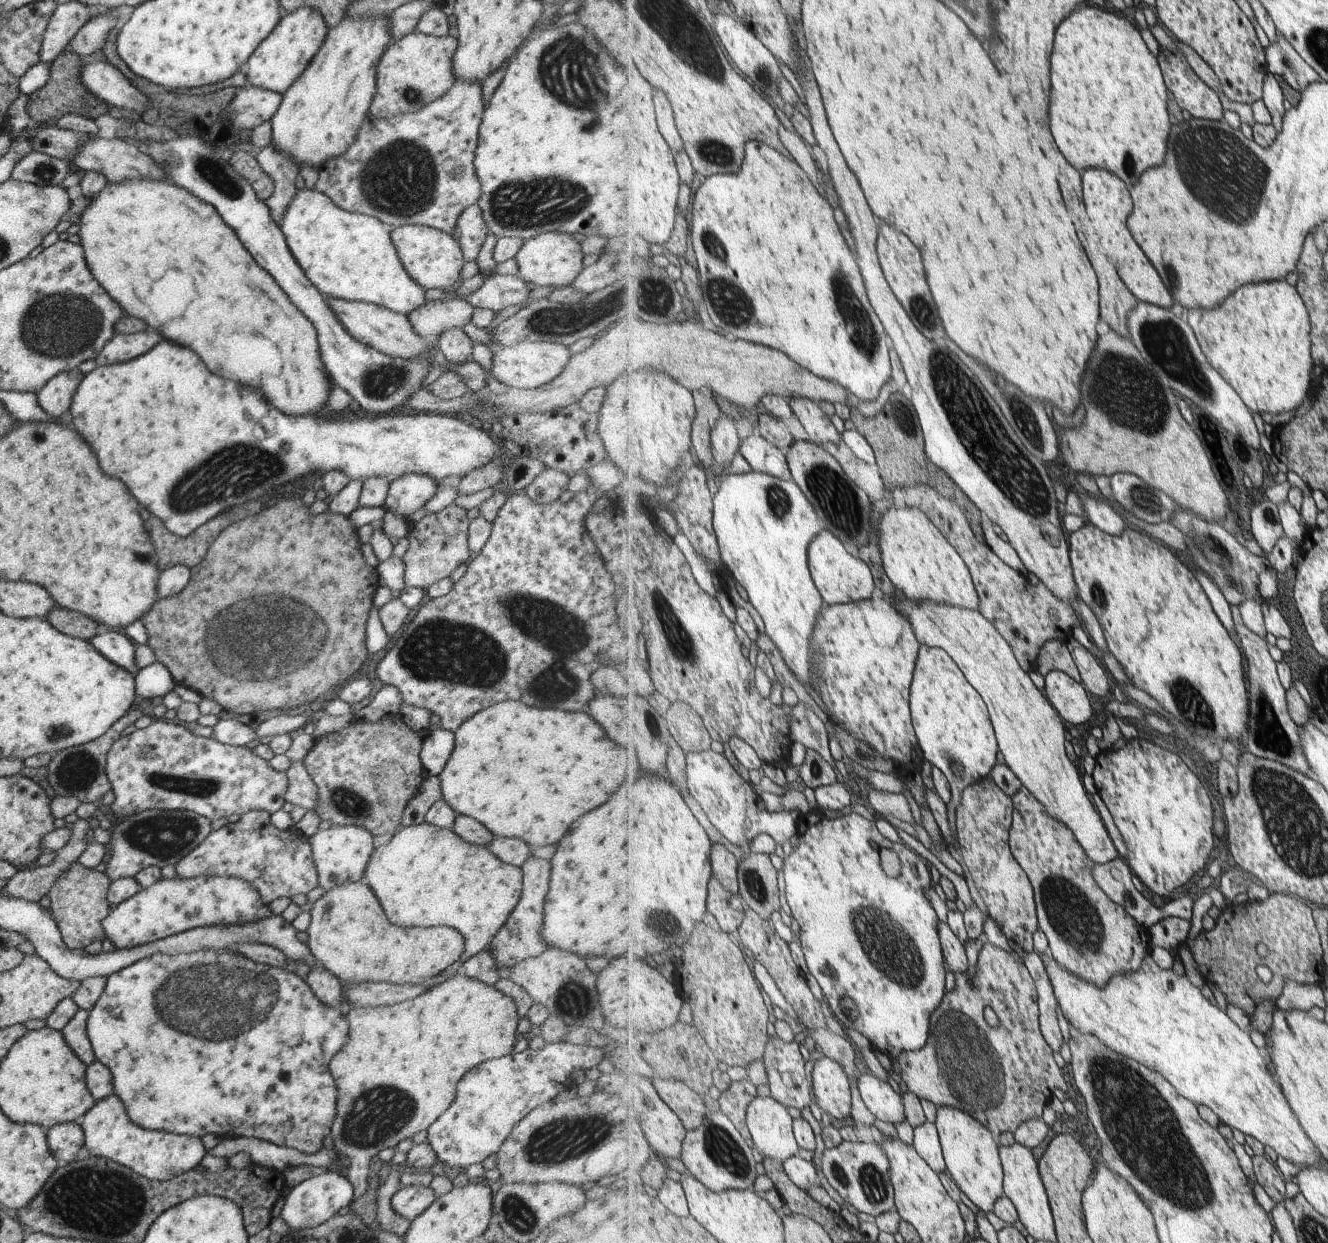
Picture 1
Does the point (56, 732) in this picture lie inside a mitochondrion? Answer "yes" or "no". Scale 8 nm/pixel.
yes

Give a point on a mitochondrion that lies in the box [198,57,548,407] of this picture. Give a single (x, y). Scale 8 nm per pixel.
(398, 177)

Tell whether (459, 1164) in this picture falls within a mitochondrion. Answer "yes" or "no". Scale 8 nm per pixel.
no

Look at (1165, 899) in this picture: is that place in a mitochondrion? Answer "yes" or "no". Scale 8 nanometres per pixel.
no

